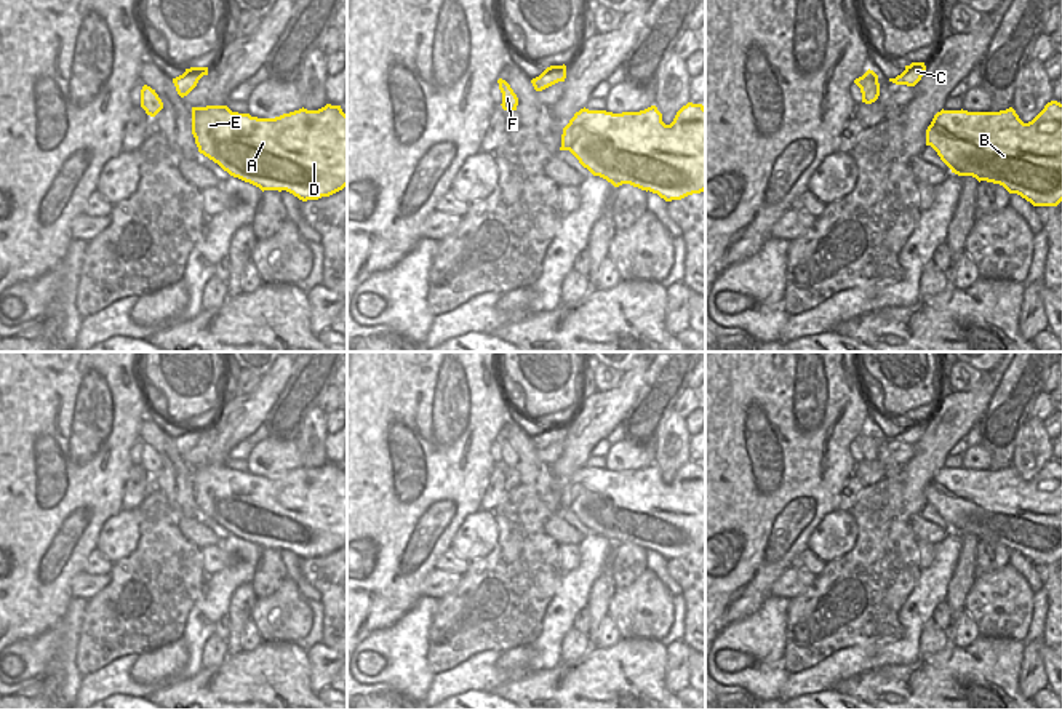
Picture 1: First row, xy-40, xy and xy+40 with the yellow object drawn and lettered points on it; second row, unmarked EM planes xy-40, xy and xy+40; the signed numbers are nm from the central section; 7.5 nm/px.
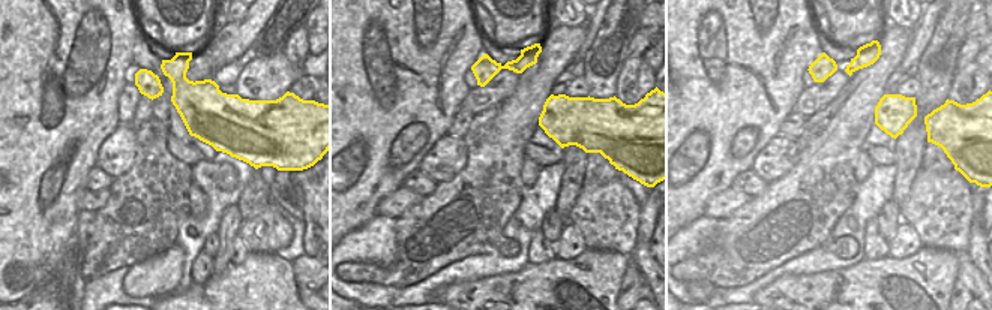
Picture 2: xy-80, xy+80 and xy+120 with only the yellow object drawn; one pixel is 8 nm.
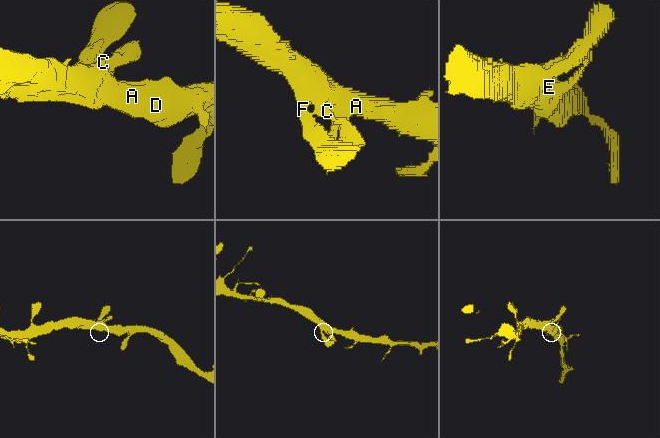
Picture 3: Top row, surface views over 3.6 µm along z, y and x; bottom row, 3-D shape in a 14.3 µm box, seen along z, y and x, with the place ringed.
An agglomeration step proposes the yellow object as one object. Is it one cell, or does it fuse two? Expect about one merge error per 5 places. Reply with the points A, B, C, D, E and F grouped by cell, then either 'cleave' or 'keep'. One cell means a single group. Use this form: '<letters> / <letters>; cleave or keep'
A B C D E F; keep

